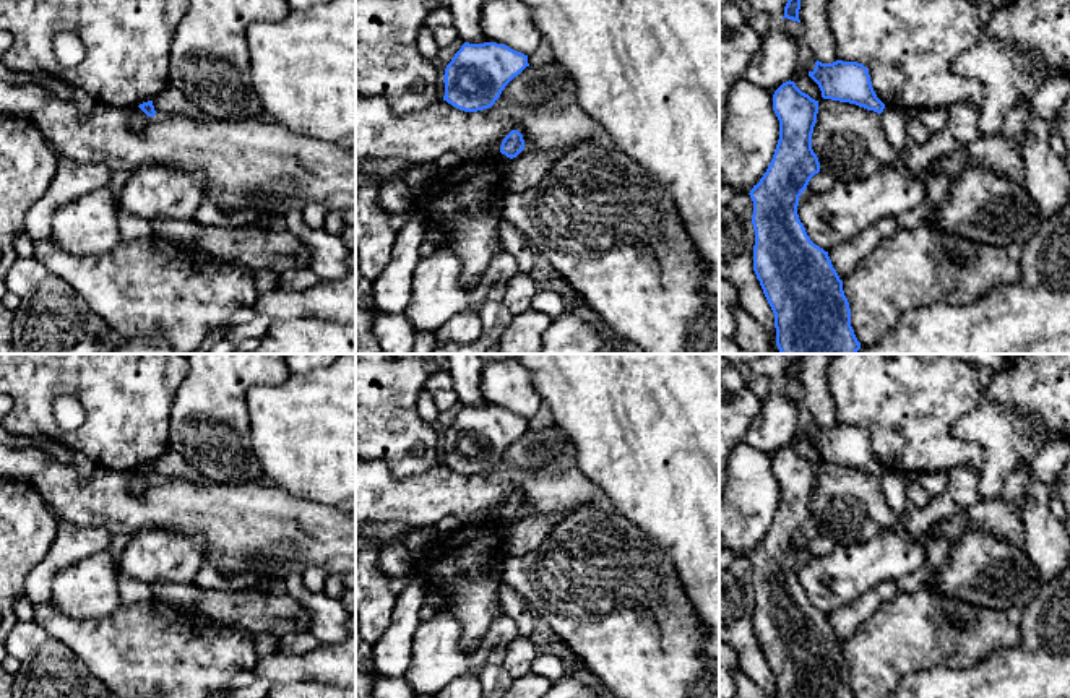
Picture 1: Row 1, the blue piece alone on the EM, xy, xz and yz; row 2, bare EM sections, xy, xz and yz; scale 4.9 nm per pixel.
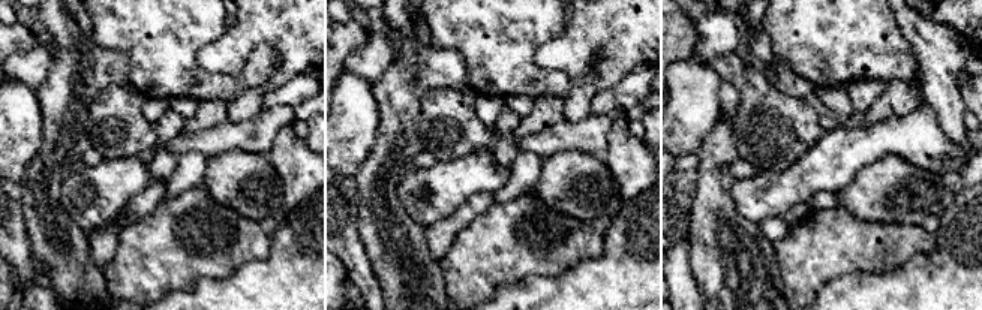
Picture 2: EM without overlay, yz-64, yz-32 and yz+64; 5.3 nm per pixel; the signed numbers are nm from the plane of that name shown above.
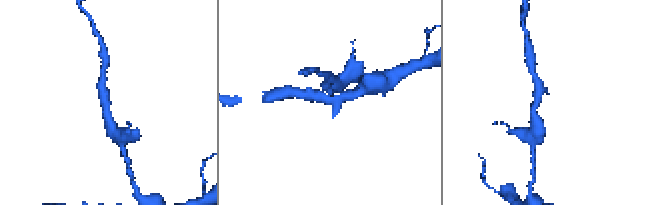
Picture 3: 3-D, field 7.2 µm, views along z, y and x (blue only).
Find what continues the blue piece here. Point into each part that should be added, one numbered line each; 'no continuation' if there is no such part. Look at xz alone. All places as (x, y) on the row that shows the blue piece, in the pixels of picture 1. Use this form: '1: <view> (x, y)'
no continuation

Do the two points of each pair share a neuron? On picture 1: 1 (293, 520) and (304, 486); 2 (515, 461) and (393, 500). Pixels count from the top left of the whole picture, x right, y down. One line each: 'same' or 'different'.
1: different
2: same

